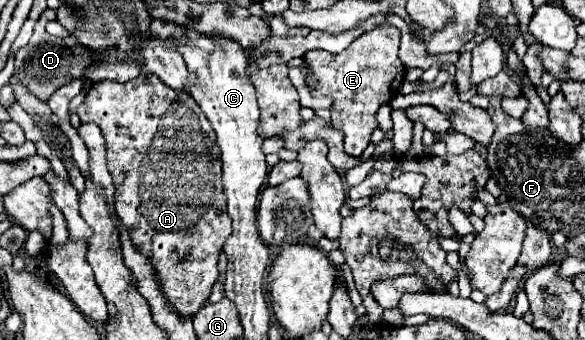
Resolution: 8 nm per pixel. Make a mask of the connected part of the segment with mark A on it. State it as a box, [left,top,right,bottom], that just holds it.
[76,75,232,317]

